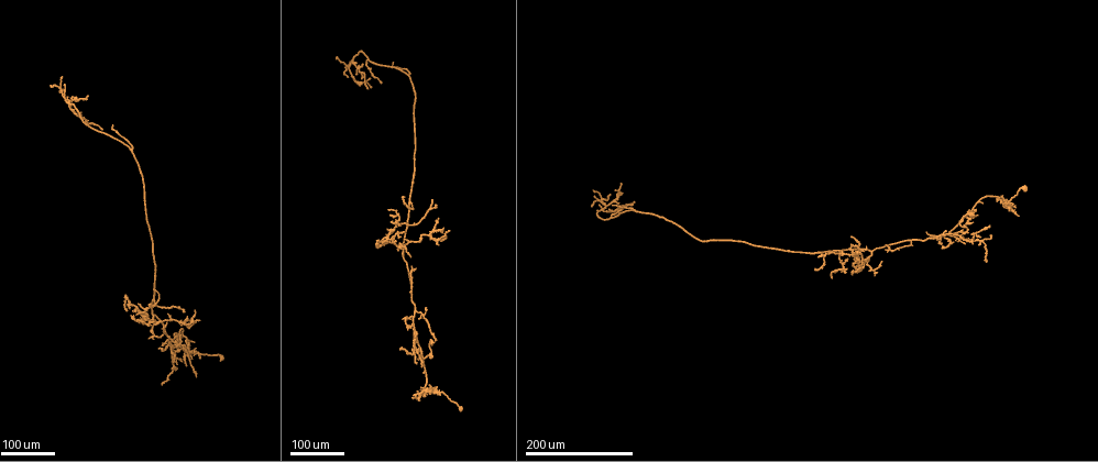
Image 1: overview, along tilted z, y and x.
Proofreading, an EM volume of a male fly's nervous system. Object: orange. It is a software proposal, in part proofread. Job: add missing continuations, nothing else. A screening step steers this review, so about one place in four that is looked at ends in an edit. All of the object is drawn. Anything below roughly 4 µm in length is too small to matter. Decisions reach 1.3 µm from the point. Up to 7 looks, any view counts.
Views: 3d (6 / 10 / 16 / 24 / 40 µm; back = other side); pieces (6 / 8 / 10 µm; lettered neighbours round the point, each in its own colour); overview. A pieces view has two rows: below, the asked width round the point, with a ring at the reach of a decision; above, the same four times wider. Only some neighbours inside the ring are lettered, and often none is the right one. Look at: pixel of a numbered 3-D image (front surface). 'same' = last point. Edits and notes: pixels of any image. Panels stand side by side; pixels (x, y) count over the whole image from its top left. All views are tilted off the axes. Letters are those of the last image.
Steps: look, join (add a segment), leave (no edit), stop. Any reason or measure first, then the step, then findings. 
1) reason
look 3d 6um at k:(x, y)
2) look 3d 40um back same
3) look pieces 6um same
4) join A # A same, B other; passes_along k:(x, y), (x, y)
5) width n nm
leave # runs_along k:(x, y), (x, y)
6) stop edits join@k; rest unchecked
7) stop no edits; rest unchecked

branch stops here
look 3d 40um at 1:(384, 245)

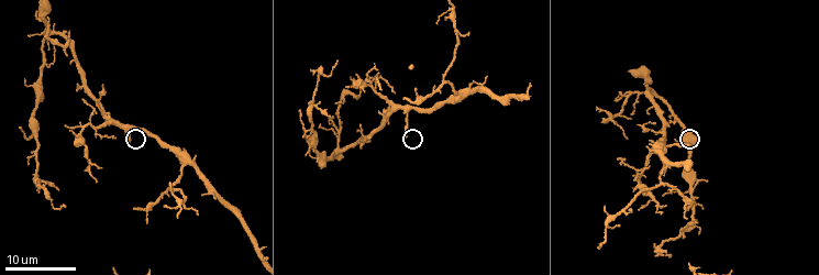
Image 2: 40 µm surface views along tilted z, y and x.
see the neighbours
look pieces 6um at 2:(687, 143)

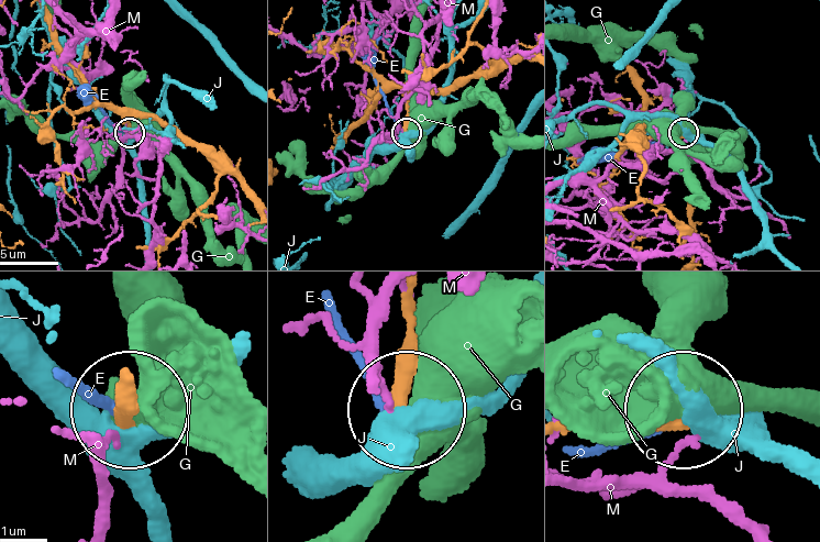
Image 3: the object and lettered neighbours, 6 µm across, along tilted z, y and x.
leave # E other, G other, J other, M other; none of them fits

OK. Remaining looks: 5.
free end
look 3d 24um at 1:(169, 373)

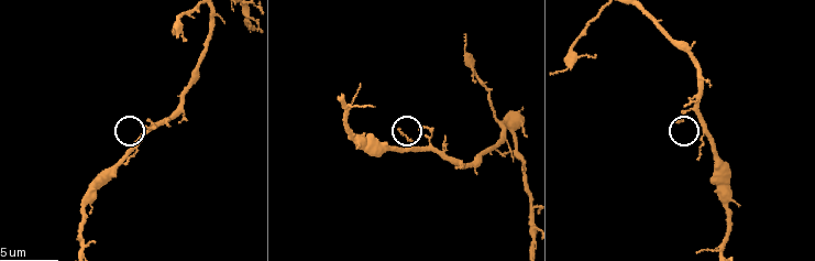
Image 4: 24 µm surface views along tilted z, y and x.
zoom in
look 3d 10um at 4:(419, 130)

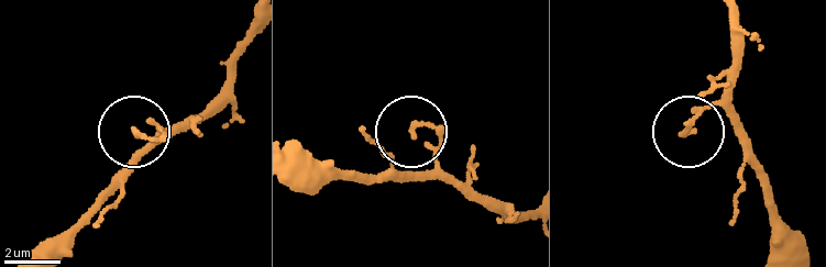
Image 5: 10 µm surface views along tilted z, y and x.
see the neighbours
look pieces 8um at 5:(412, 131)

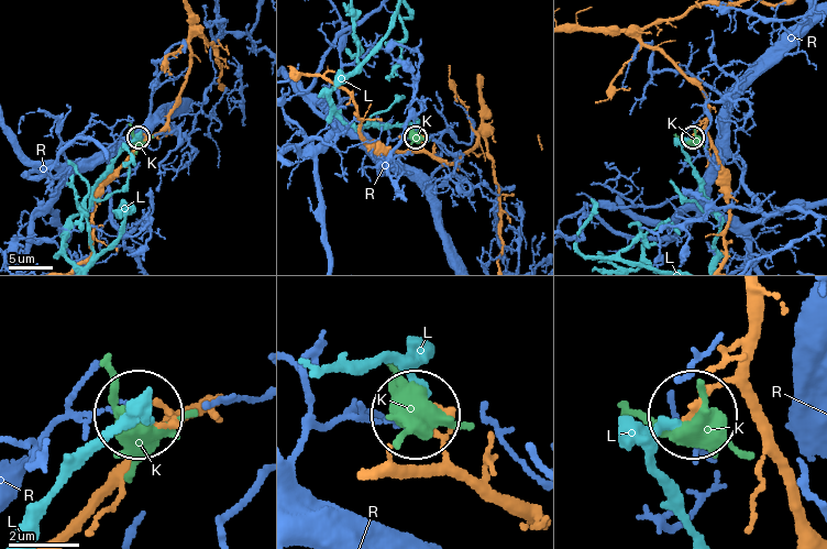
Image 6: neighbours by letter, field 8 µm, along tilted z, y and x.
leave # K other, L other, R other; none of them fits

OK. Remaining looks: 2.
stops while still wide
look 3d 24um at 1:(423, 367)

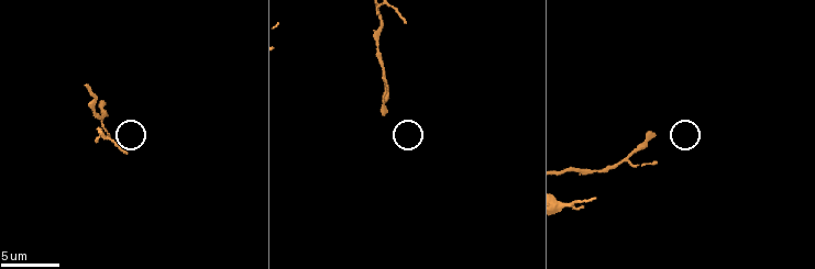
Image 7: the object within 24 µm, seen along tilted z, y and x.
see the neighbours
look pieces 6um at 7:(383, 111)

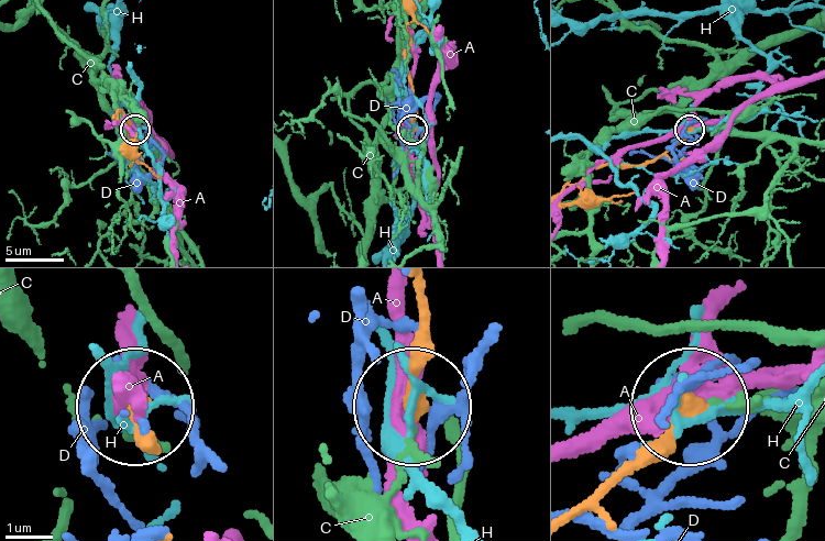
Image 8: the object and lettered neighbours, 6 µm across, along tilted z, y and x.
leave # A other, C other, D other, H other; runs_along 8:(570, 521), (684, 413); none of them fits

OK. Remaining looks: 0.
stop no edits; rest unchecked

